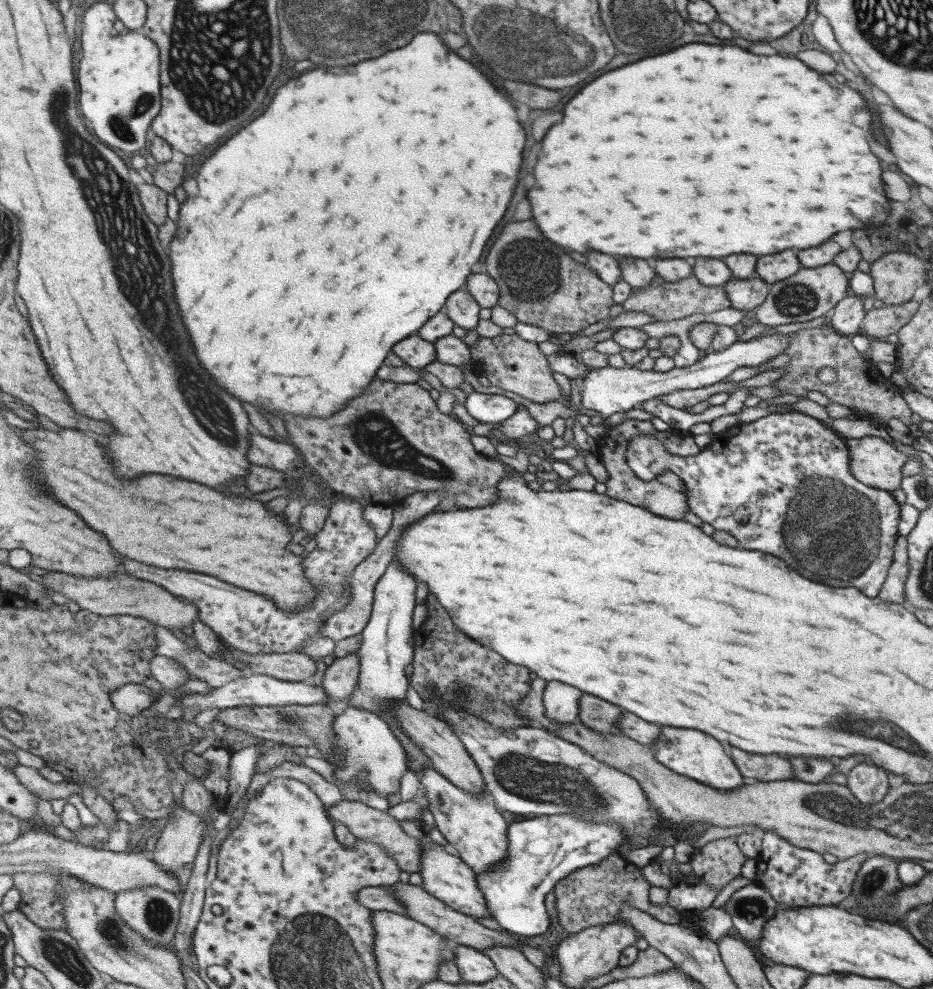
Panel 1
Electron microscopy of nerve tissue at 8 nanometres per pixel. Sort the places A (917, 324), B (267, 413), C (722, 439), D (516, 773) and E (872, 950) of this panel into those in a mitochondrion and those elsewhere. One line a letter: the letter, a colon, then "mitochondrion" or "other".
A: other
B: other
C: other
D: mitochondrion
E: other

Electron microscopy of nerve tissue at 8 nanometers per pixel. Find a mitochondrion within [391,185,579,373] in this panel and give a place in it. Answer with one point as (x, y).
(531, 272)

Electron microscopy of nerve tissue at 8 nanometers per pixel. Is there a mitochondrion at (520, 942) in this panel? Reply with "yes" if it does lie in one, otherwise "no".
no

